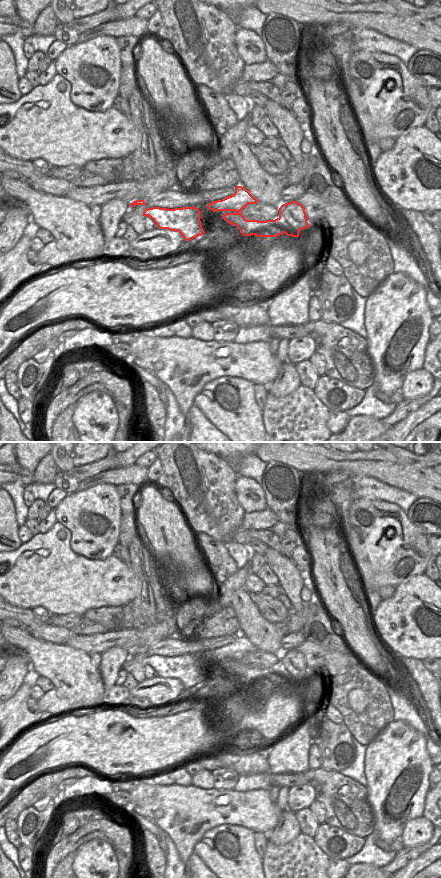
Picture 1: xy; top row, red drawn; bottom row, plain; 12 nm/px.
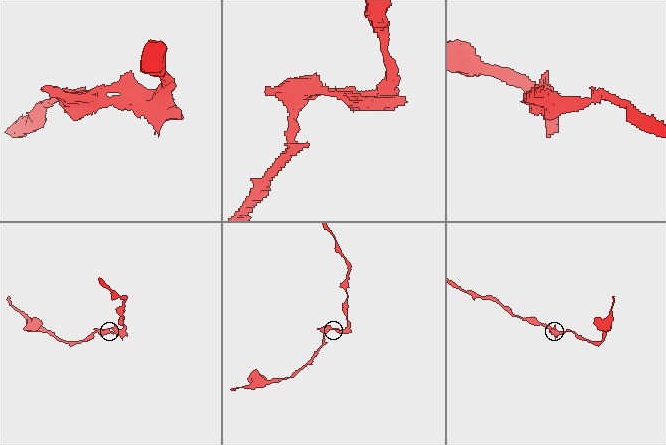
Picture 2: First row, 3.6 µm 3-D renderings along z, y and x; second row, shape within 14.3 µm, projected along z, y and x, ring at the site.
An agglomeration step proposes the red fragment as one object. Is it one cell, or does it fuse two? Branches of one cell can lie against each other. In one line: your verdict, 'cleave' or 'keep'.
cleave

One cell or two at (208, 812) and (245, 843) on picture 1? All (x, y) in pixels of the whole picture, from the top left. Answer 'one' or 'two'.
two

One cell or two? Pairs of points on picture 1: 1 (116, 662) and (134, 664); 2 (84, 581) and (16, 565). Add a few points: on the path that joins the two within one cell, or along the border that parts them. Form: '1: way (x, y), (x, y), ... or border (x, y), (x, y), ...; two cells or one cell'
1: border (130, 655), (121, 667); two cells
2: way (67, 581), (61, 581), (49, 574), (33, 574); one cell

